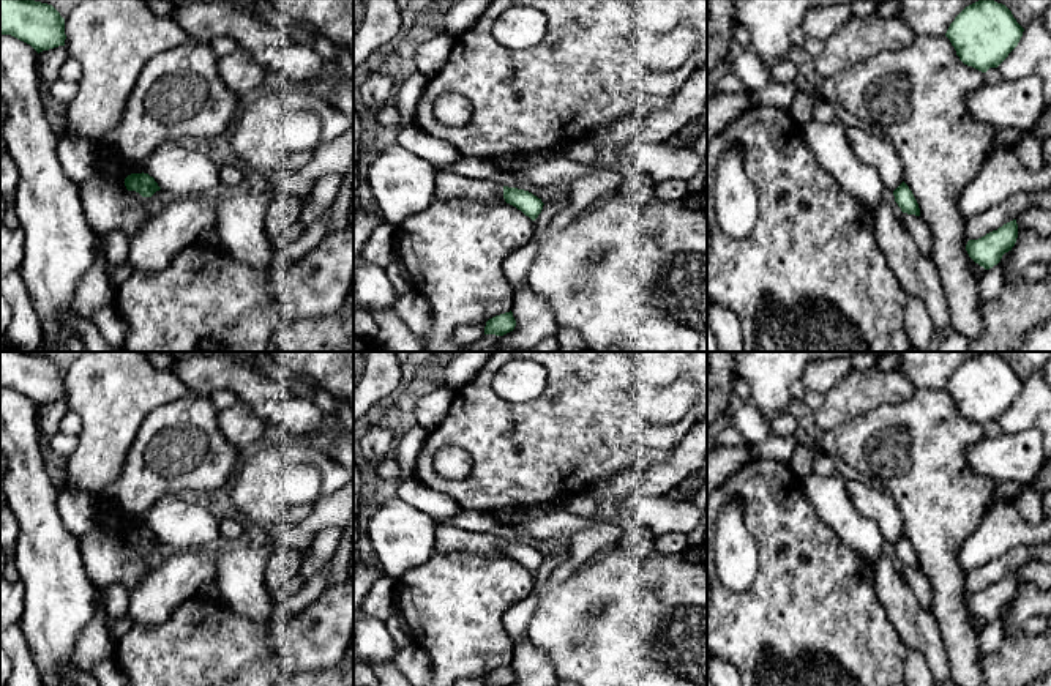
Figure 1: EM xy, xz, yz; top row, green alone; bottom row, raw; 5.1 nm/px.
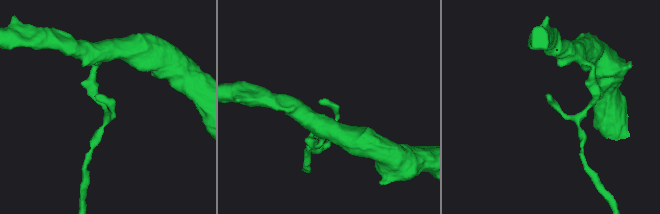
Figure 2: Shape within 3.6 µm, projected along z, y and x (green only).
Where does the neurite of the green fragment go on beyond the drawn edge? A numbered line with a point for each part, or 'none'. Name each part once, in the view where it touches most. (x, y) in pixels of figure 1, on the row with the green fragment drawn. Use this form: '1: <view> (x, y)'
none

